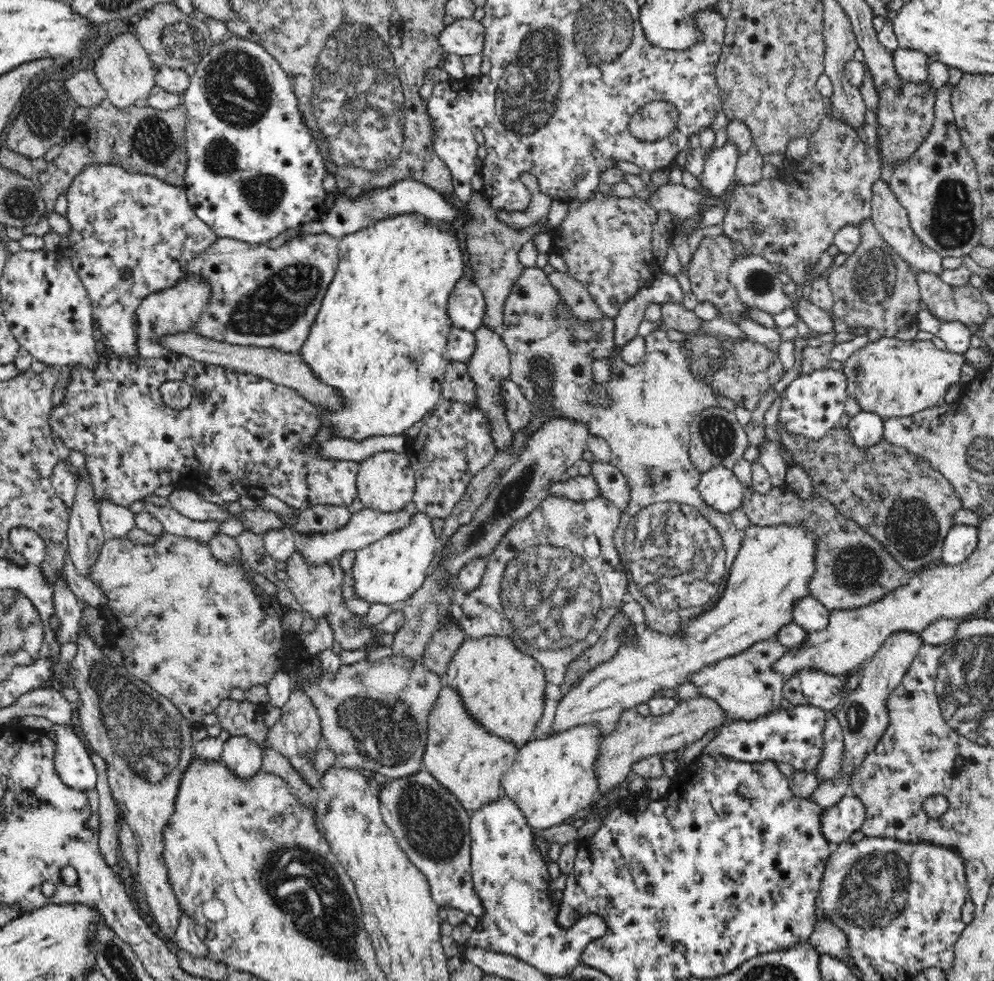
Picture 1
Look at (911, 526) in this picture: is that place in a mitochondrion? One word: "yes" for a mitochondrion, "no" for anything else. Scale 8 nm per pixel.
yes

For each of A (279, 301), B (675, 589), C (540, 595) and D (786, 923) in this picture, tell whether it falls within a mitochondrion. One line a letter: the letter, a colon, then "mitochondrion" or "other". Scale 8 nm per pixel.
A: mitochondrion
B: mitochondrion
C: mitochondrion
D: other

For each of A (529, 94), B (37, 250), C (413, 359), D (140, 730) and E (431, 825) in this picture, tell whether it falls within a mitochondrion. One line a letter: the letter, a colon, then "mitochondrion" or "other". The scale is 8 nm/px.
A: mitochondrion
B: other
C: mitochondrion
D: mitochondrion
E: mitochondrion

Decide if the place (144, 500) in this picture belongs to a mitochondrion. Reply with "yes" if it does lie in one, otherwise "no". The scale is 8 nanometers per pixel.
no

